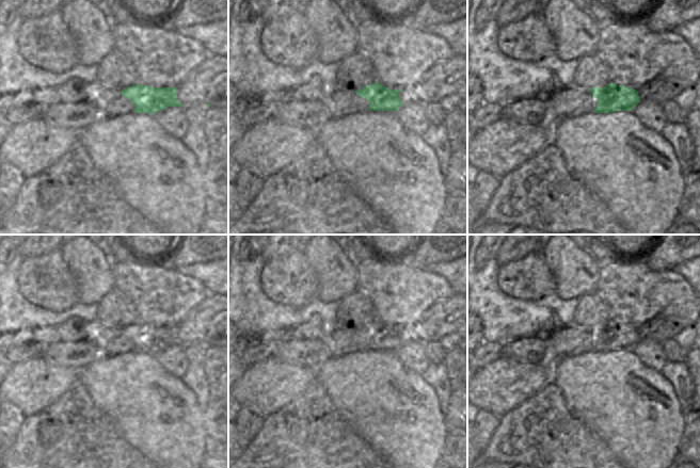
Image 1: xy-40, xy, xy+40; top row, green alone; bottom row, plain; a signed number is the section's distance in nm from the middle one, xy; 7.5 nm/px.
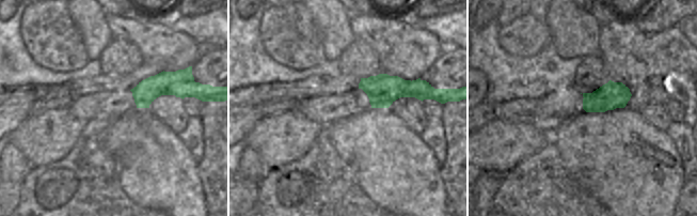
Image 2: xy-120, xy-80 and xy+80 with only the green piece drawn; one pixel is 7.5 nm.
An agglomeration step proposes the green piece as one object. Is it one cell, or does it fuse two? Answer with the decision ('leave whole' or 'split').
split

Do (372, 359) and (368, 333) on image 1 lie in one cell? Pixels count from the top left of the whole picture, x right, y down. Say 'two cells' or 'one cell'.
two cells

